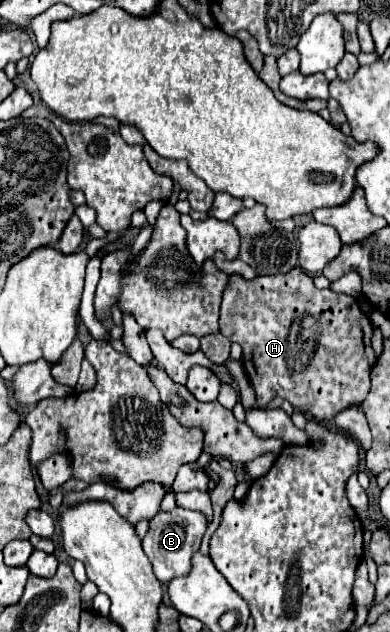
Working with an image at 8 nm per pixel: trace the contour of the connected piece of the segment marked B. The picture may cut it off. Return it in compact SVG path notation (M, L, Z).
M174 508L172 512L158 512L150 520L150 528L142 540L144 554L148 556L154 576L160 582L168 582L174 576L184 576L190 570L190 556L200 548L200 540L206 532L206 518L202 512Z

